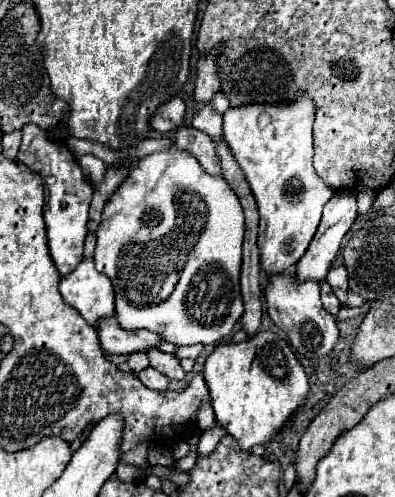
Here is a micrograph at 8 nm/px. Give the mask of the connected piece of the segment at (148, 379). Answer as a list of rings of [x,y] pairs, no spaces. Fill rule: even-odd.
[[[148,368],[148,370],[140,372],[138,378],[140,378],[142,384],[146,384],[150,390],[156,390],[156,392],[166,392],[166,390],[168,390],[168,378],[166,378],[164,374],[160,374],[158,370],[154,370],[154,368]]]

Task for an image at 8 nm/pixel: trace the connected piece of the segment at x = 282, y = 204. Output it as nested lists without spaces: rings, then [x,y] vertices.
[[[302,96],[284,106],[246,104],[224,114],[224,140],[240,164],[260,212],[260,266],[272,276],[292,268],[306,252],[332,192],[312,168],[314,104]]]

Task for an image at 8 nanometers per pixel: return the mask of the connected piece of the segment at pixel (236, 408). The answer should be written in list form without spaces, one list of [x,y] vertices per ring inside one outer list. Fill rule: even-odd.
[[[258,332],[254,338],[238,342],[238,344],[220,344],[204,364],[204,380],[210,390],[212,408],[216,414],[216,422],[234,436],[242,452],[250,452],[252,446],[268,444],[274,440],[290,422],[290,418],[302,408],[308,396],[308,378],[304,374],[302,364],[294,356],[292,348],[284,338],[274,332]]]

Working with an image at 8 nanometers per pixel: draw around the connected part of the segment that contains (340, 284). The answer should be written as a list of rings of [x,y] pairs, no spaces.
[[[344,266],[330,268],[330,272],[326,276],[326,282],[332,286],[338,300],[346,302],[346,298],[348,298],[348,272],[346,272],[346,268]]]

